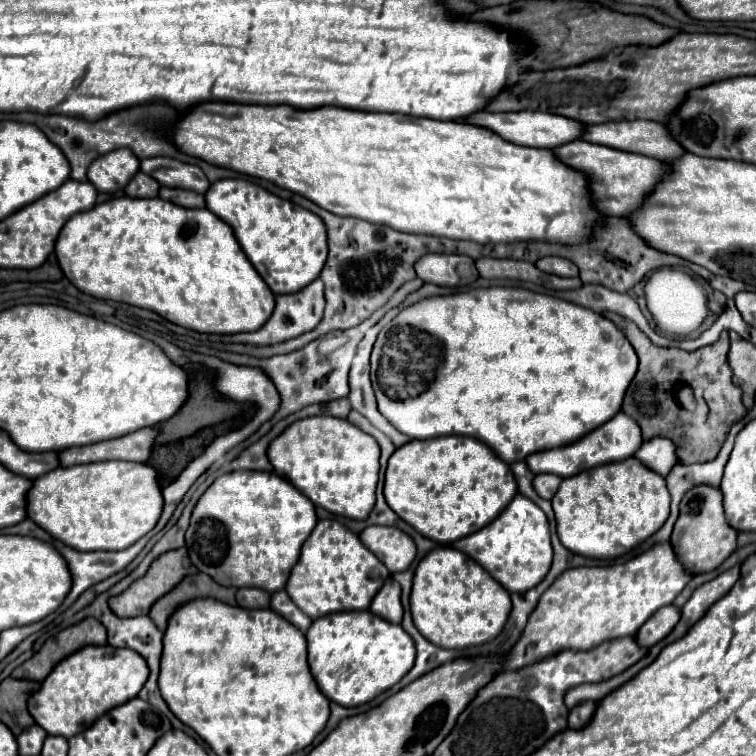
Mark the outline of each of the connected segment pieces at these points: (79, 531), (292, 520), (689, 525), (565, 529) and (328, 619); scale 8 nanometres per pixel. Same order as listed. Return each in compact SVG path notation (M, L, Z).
M92 462L78 464L70 468L60 468L60 472L52 472L52 476L40 476L34 480L34 488L28 494L28 518L34 520L40 528L50 532L54 538L64 540L64 544L74 546L76 550L124 550L136 544L144 534L148 534L164 508L164 494L158 482L158 474L148 464L138 462Z
M232 472L220 476L198 500L190 518L190 528L186 530L186 548L192 564L214 582L236 588L260 588L274 594L284 590L300 556L300 548L316 522L314 504L274 472Z
M696 486L692 488L692 492L688 492L688 496L684 496L680 504L680 518L674 524L670 544L684 570L690 576L696 576L716 570L736 550L736 536L738 532L732 532L732 528L728 528L724 520L724 508L718 488Z
M632 458L624 460L624 464L602 464L600 468L590 468L588 472L580 472L568 480L562 480L556 496L552 498L552 508L556 512L558 538L570 552L596 560L612 560L628 554L660 530L670 514L670 496L666 480Z
M370 610L322 616L312 622L306 640L308 664L318 688L340 706L360 706L374 700L400 682L416 660L416 648L404 628L380 620Z

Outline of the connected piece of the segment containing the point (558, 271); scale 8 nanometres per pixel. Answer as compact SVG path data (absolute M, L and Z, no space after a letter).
M558 256L540 258L540 260L536 262L536 266L538 266L542 272L556 274L556 276L578 276L578 268L576 268L570 260L564 260L564 258L558 258Z

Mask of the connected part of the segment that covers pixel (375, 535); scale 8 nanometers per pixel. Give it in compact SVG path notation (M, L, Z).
M370 526L360 534L360 540L392 574L408 570L416 558L414 540L398 528Z

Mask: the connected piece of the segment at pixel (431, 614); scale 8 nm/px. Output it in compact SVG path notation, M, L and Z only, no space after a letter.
M448 546L434 548L416 568L410 612L424 638L440 648L464 650L494 640L502 632L510 610L512 602L508 590L500 588L484 568L468 560L460 550Z

